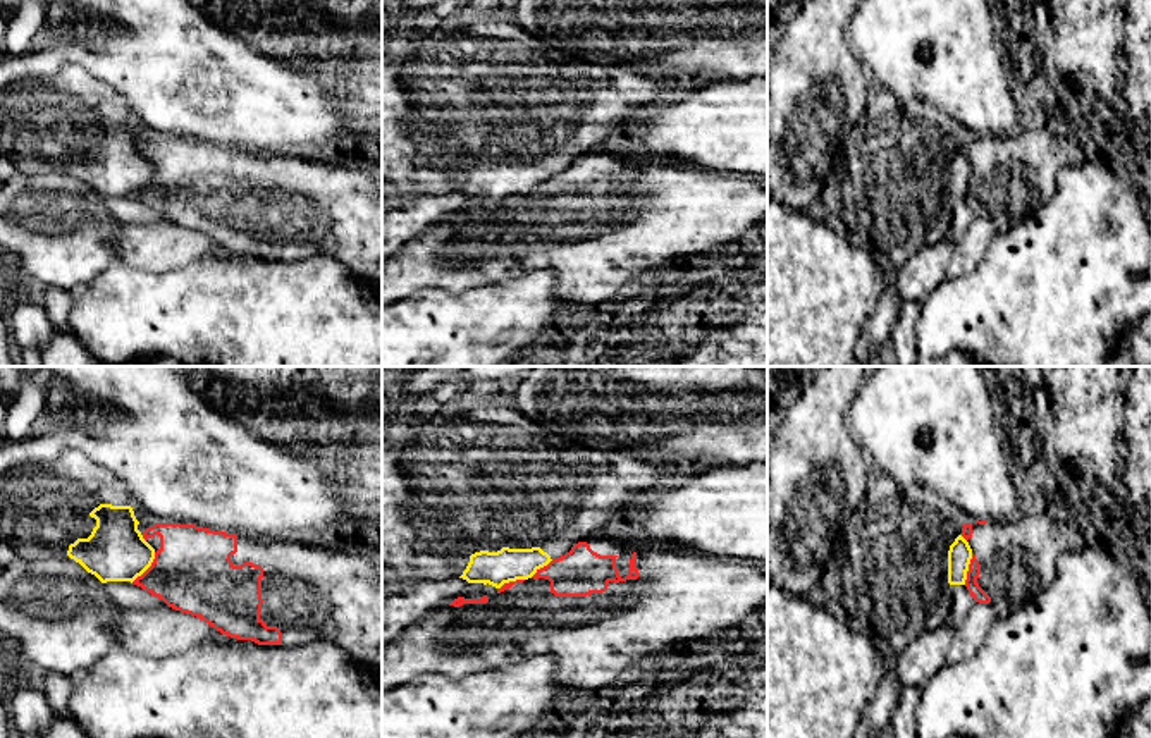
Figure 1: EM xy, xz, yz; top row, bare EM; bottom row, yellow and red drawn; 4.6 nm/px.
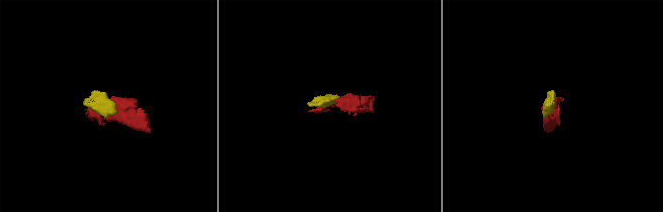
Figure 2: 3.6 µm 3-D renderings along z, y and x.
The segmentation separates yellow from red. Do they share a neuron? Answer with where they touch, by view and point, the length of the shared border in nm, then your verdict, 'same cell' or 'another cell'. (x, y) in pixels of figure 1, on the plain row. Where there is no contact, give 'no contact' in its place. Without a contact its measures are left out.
xy (147, 183) | 180 nm | another cell

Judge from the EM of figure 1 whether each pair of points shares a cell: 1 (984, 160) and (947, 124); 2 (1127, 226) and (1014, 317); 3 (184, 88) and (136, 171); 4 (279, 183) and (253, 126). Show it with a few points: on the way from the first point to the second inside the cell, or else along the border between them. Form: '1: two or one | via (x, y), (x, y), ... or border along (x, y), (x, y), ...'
1: two | border along (966, 155), (972, 167)
2: one | via (1100, 253), (1041, 308)
3: two | border along (126, 98), (129, 119), (145, 135)
4: two | border along (293, 152), (270, 155)

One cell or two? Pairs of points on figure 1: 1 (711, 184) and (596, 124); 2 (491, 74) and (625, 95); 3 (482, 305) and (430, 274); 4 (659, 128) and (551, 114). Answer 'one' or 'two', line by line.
1: two
2: one
3: two
4: two

